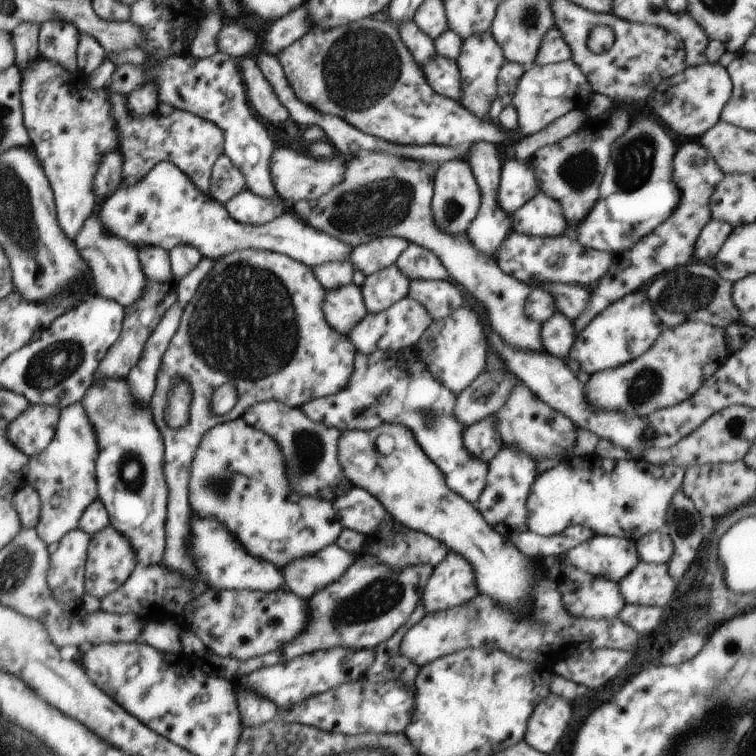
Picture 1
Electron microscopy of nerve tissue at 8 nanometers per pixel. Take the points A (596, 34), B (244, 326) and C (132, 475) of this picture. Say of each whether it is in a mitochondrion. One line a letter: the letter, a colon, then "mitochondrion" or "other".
A: mitochondrion
B: mitochondrion
C: mitochondrion

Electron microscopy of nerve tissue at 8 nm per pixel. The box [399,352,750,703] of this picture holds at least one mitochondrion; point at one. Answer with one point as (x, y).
(638, 390)

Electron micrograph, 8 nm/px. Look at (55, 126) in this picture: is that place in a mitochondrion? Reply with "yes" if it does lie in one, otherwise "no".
no

